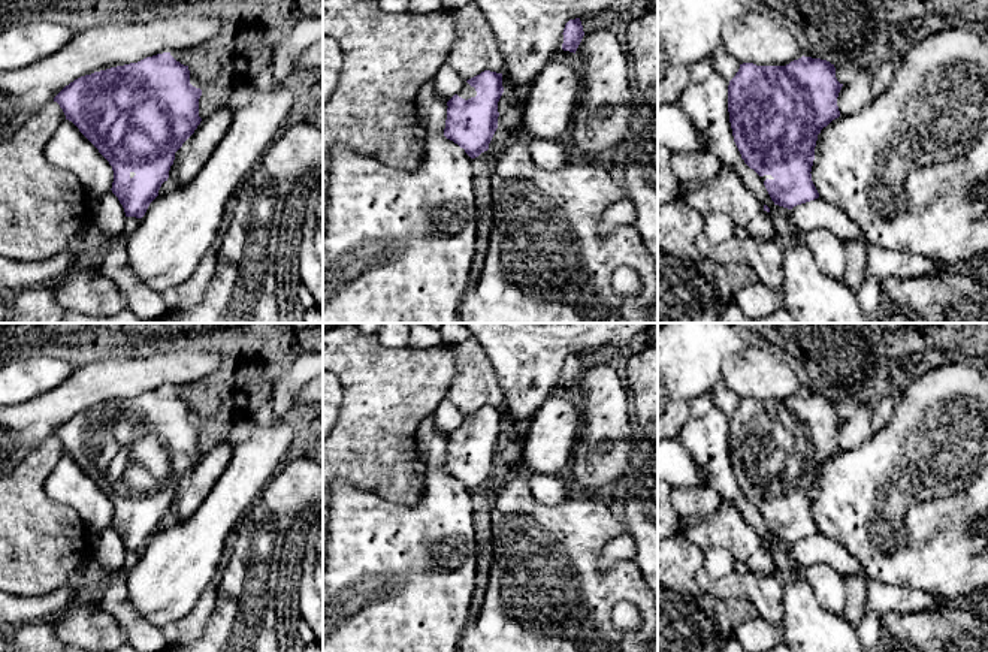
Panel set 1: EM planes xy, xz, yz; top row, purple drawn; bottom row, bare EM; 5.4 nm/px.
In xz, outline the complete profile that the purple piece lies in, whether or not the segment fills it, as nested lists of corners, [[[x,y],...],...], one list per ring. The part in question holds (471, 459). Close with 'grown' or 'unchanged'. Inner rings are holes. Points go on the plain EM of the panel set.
[[[484,405],[462,419],[447,437],[444,471],[475,493],[489,485],[498,464],[498,437],[504,428],[502,408]]] | grown

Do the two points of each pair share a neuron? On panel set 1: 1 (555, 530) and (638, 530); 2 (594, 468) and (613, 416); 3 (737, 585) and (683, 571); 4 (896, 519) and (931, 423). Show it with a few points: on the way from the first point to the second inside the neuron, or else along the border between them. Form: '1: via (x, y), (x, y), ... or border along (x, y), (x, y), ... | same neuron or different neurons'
1: border along (622, 521), (628, 530) | different neurons
2: via (595, 455), (595, 441), (607, 429) | same neuron
3: border along (700, 567), (697, 579), (712, 594), (722, 597) | different neurons
4: via (896, 495), (896, 459), (908, 447) | same neuron

